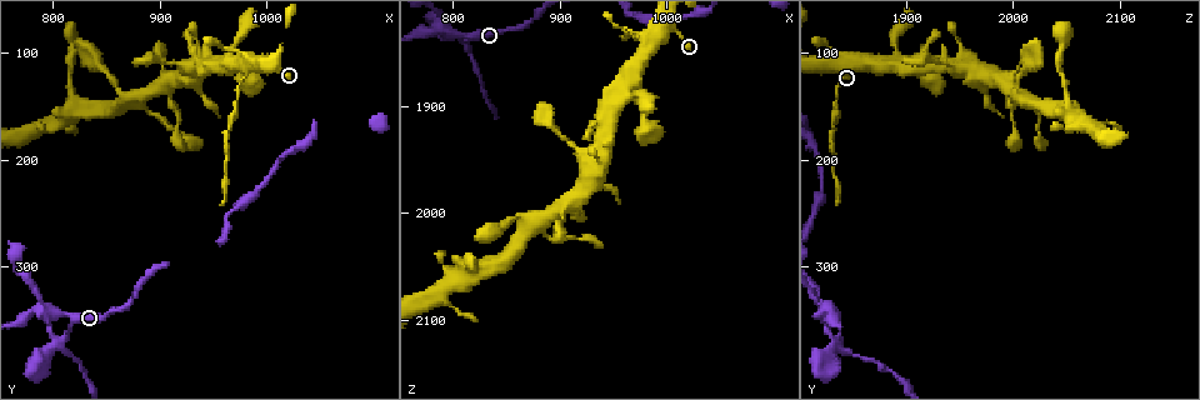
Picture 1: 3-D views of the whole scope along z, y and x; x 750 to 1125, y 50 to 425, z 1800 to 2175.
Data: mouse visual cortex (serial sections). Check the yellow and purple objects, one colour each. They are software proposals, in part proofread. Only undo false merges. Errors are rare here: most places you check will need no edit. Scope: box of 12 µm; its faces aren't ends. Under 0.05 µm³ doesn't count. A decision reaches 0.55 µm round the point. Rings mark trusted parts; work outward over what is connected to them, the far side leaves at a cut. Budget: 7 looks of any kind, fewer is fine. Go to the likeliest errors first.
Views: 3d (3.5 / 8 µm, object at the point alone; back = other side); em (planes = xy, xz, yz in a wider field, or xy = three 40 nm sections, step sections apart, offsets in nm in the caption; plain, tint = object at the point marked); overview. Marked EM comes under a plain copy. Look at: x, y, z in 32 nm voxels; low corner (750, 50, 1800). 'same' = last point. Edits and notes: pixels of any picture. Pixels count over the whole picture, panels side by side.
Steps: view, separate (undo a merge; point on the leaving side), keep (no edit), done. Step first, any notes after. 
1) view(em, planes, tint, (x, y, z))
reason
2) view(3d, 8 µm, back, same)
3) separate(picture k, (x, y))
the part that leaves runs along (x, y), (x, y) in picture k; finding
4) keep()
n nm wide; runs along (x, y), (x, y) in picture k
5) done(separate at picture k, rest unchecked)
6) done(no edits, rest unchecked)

view(3d, 3.5 µm, (974, 146, 1836))

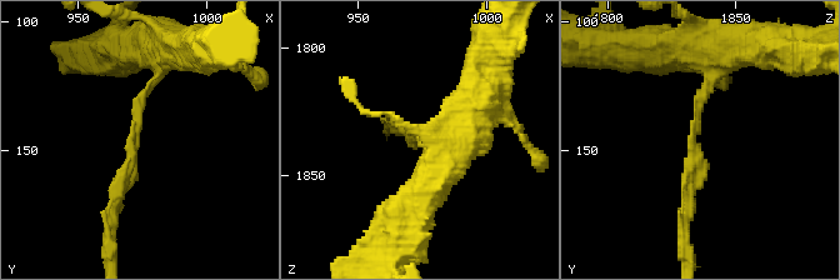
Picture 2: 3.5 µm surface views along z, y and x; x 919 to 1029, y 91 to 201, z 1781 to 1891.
view(em, xy, step 2, tint, (972, 144, 1835))
need the tissue

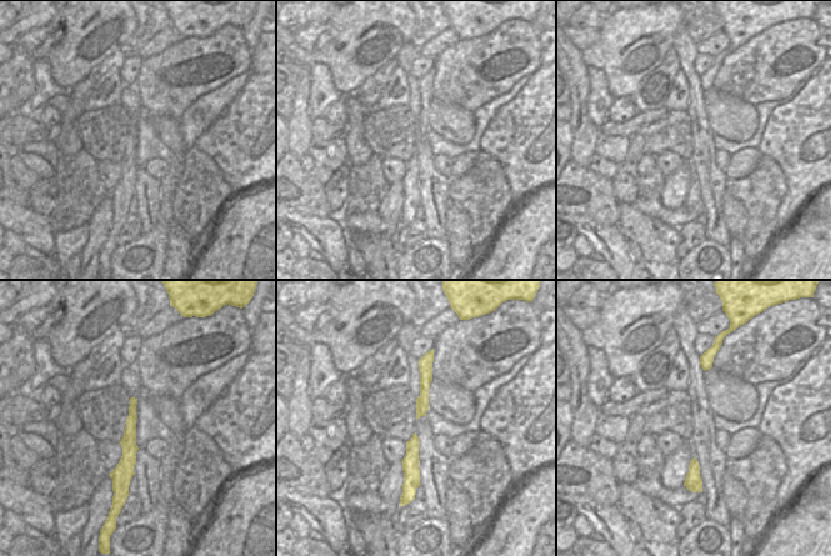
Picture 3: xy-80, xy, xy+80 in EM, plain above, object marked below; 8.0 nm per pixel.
separate(picture 2, (696, 171))
arms of 150, 150 nm; the part that leaves runs along (695, 123), (685, 238) in picture 2; two cells meet here

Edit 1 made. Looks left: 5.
view(3d, 3.5 µm, (810, 370, 1834))

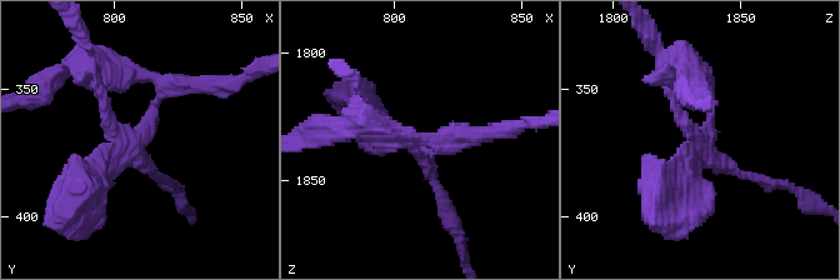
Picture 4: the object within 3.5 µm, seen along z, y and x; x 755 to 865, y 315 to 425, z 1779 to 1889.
view(em, xy, step 5, tint, (810, 372, 1836))

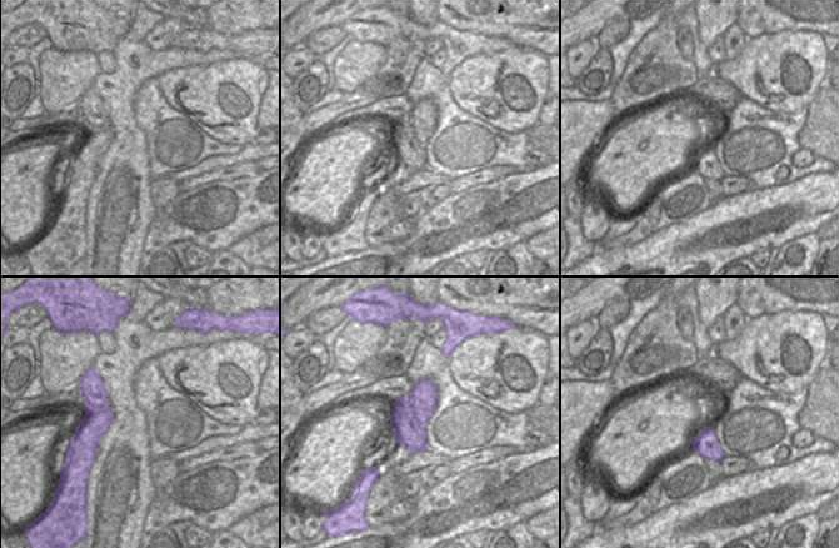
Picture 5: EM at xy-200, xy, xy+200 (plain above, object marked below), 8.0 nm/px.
separate(picture 4, (743, 175))
3 arms; arms of 150, 250, 250 nm; border along (396, 402), (408, 402), (424, 424) in picture 5; two cells meet here

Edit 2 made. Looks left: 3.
view(3d, 3.5 µm, (820, 156, 2056))

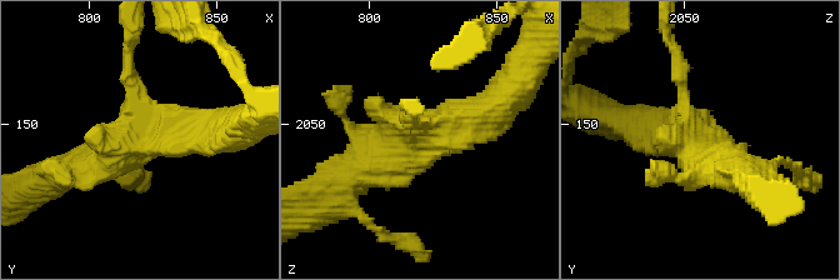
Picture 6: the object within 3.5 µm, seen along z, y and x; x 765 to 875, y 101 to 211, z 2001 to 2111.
view(em, planes, tint, (818, 157, 2055))
shape alone is not enough

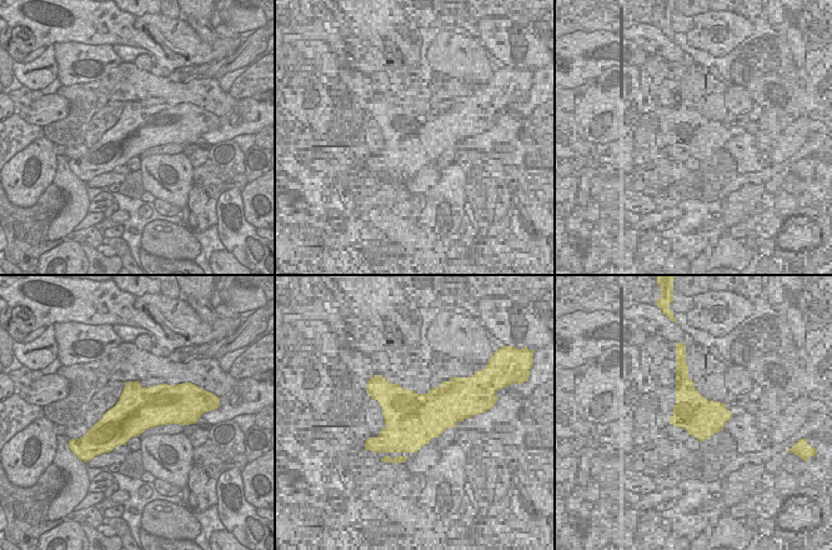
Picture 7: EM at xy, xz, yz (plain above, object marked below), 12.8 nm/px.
keep()
550 nm wide; runs along (491, 106), (350, 176) in picture 6; all the same cell

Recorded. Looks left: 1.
done(separate at picture 2, separate at picture 4, rest unchecked)

